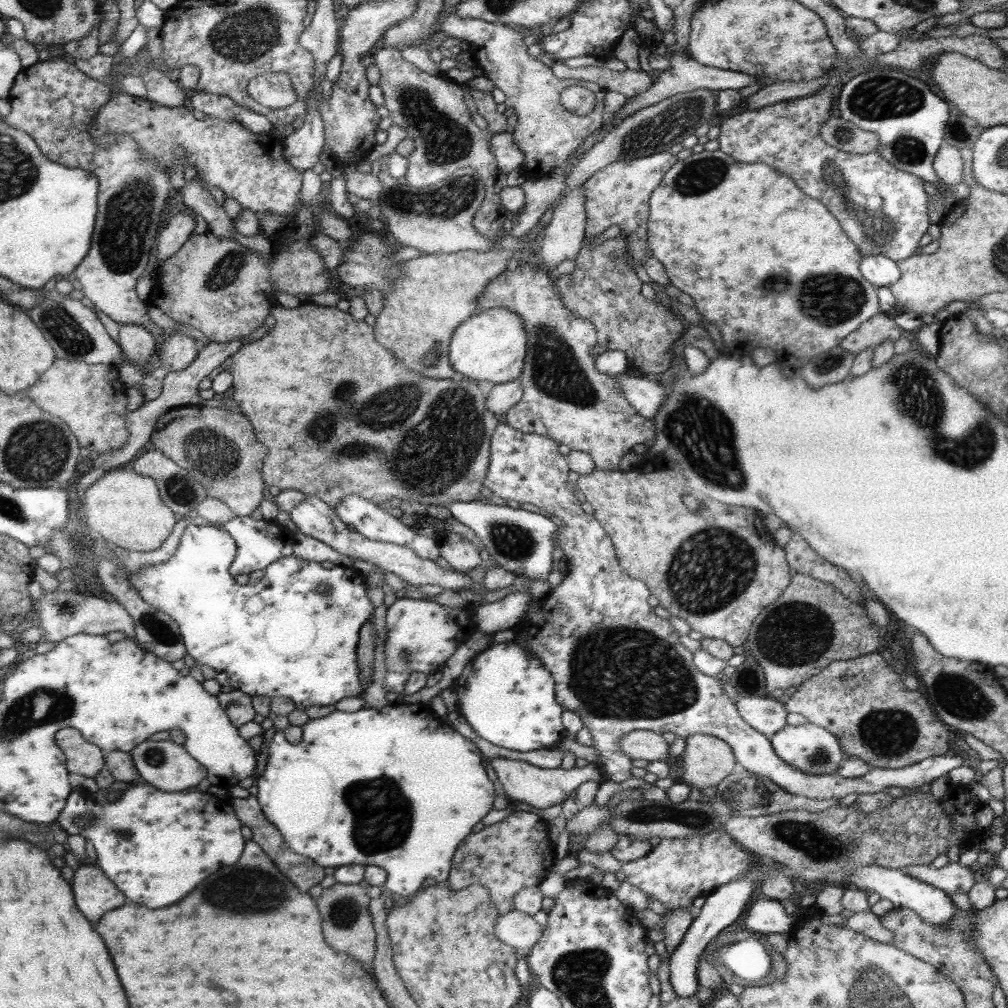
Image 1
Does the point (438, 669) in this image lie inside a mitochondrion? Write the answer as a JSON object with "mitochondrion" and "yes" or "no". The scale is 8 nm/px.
{"mitochondrion":"no"}

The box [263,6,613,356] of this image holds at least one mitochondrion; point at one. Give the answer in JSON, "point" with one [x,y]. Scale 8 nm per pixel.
{"point":[446,141]}

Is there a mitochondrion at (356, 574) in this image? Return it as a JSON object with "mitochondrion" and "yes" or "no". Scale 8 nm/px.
{"mitochondrion":"no"}

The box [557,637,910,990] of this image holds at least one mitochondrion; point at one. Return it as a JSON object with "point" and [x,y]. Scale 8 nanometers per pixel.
{"point":[821,843]}

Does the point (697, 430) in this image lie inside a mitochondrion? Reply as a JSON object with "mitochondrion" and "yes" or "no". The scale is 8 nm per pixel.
{"mitochondrion":"yes"}

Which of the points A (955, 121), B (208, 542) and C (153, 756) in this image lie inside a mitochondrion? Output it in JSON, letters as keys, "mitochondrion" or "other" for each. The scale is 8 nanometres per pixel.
{"A":"other","B":"other","C":"mitochondrion"}

